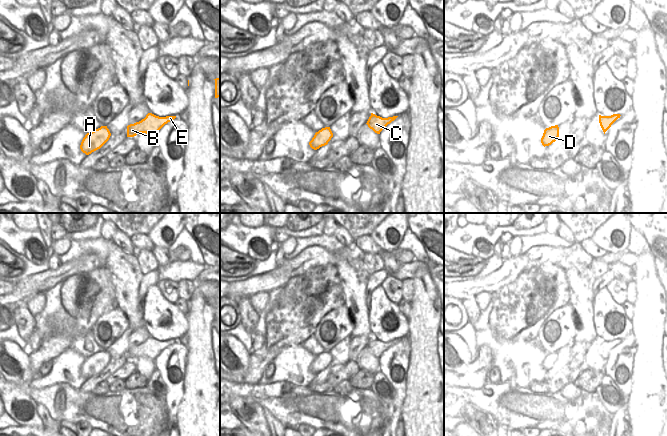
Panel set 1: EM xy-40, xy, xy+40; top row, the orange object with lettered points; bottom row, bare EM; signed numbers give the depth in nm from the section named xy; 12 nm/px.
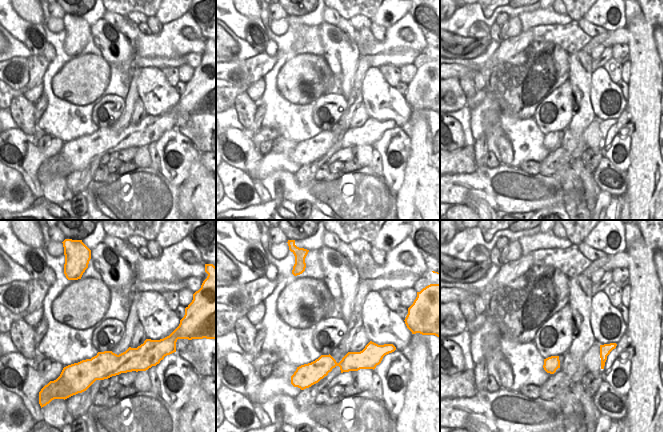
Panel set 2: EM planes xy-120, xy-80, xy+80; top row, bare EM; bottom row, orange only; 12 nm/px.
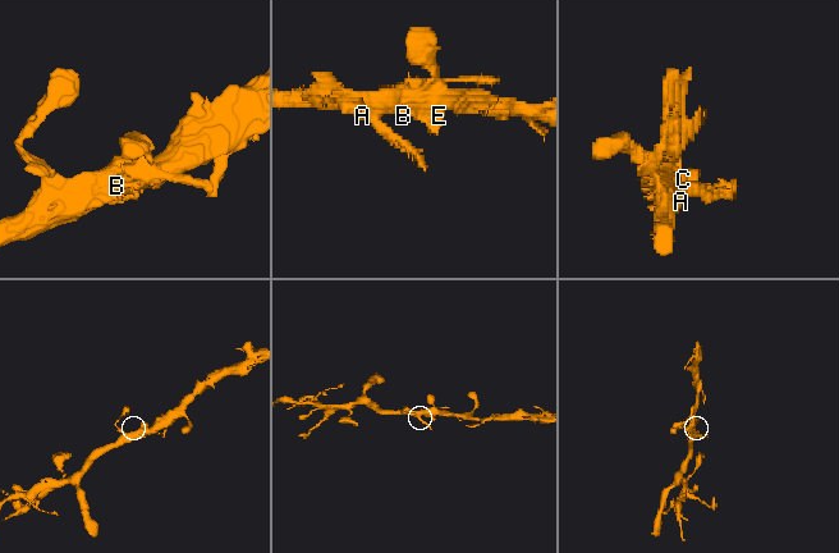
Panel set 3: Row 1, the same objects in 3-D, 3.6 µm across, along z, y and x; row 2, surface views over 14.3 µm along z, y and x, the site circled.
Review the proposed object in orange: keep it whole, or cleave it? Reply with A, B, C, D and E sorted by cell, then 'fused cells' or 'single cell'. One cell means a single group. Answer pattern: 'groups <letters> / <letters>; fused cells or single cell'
groups A B C D E; single cell

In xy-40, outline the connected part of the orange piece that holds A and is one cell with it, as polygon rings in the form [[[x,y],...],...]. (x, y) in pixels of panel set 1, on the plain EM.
[[[101,350],[94,355],[87,357],[83,362],[80,373],[86,379],[100,373],[110,362],[111,357],[107,350]]]

